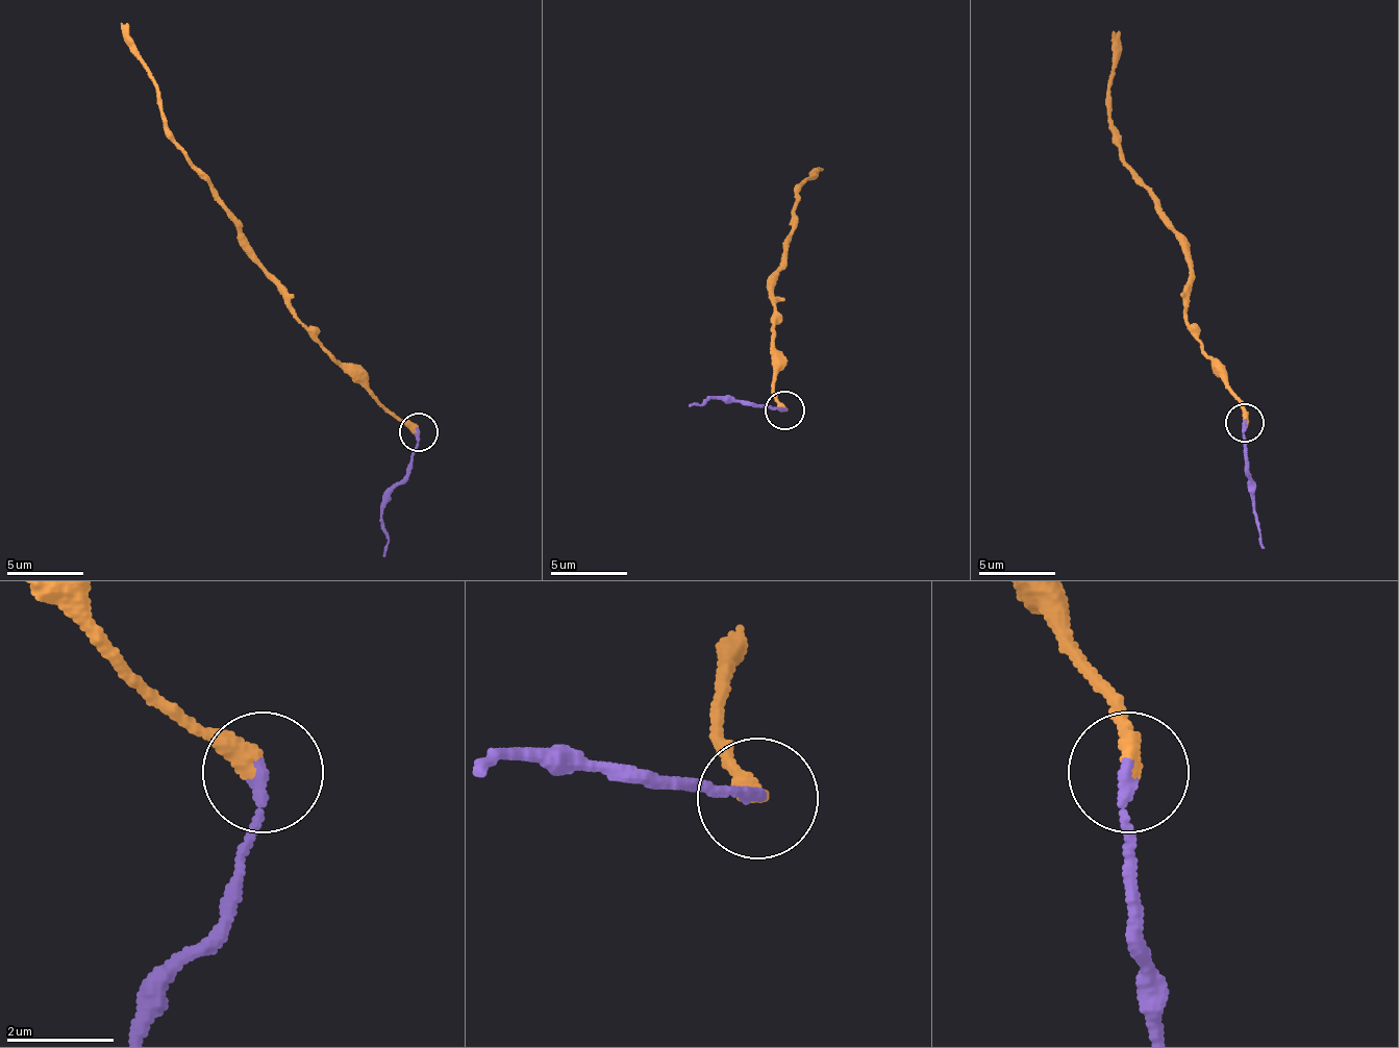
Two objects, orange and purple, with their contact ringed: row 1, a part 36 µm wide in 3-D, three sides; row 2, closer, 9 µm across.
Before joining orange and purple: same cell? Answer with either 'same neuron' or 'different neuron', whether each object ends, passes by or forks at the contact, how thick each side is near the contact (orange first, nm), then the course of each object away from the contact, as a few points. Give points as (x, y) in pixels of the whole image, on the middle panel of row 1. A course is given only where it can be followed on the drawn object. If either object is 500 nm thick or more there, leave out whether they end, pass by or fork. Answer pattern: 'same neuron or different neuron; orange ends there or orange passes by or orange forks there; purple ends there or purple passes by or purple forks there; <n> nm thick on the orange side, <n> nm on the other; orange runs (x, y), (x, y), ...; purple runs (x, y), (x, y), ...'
different neuron; orange ends there; purple ends there; 360 nm thick on the orange side, 240 nm on the other; orange runs (783, 410), (773, 385), (772, 288), (798, 218), (796, 196), (817, 170); purple runs (783, 410), (715, 397), (689, 407)

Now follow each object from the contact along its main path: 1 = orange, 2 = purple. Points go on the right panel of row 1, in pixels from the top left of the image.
1: (1246, 424), (1188, 317), (1192, 278), (1182, 241), (1121, 151), (1110, 114), (1108, 79), (1117, 30)
2: (1246, 424), (1245, 458), (1265, 549)

